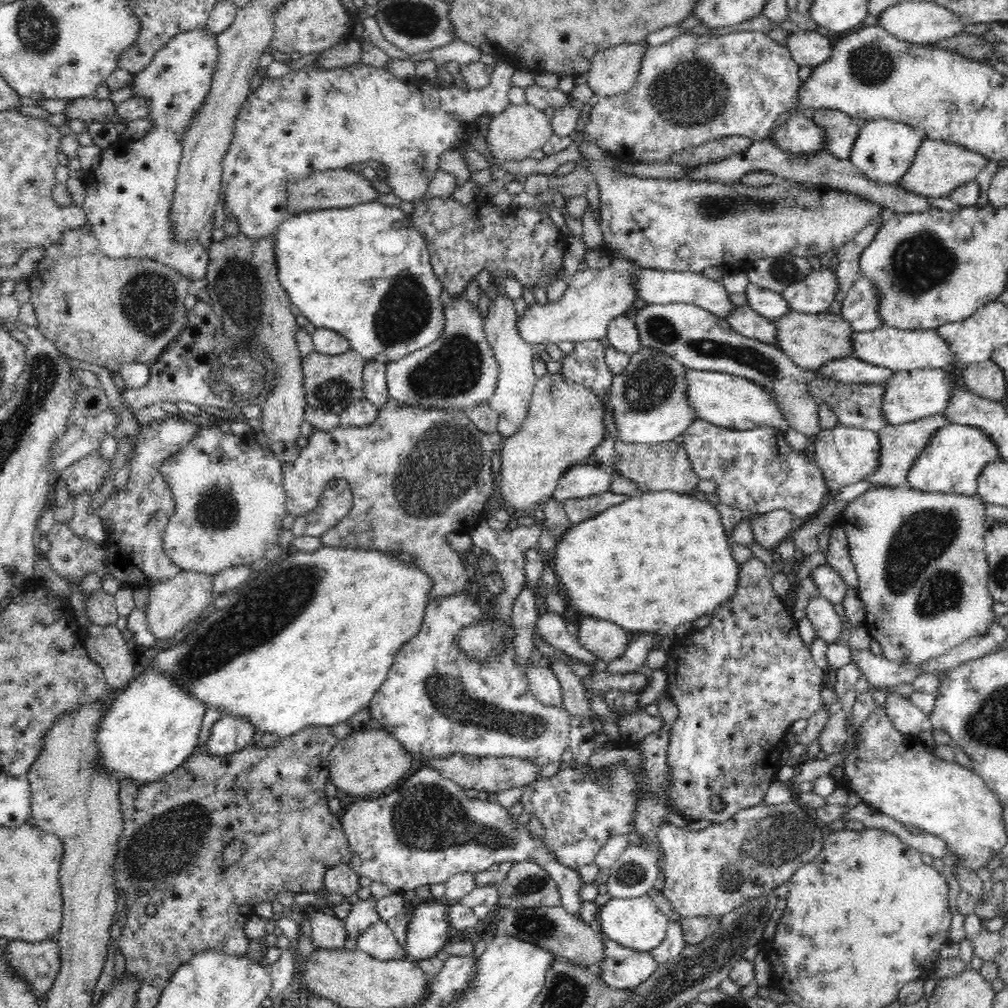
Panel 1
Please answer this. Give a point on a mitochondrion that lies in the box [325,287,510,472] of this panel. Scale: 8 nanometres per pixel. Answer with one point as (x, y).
(454, 368)

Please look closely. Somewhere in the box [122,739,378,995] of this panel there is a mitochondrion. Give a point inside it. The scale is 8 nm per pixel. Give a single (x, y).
(181, 828)

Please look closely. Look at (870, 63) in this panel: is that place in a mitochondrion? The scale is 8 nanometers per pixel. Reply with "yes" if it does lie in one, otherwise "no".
yes

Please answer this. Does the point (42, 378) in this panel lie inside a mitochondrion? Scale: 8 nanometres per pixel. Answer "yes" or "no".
yes

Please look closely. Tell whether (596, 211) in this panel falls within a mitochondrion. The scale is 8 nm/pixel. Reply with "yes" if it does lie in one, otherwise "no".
no

